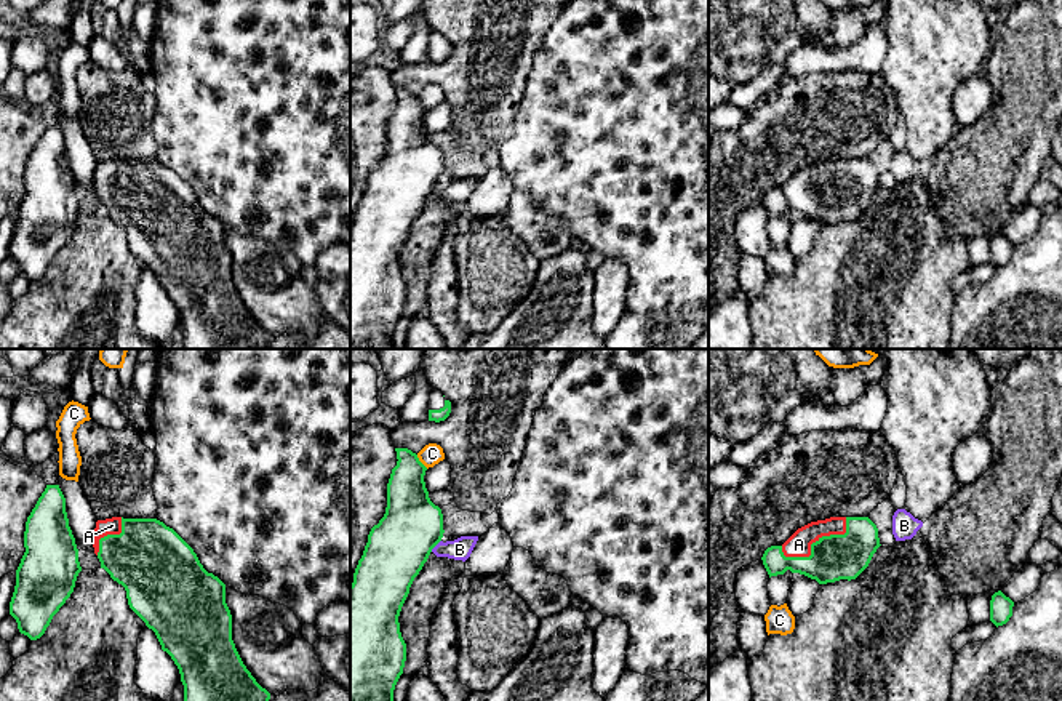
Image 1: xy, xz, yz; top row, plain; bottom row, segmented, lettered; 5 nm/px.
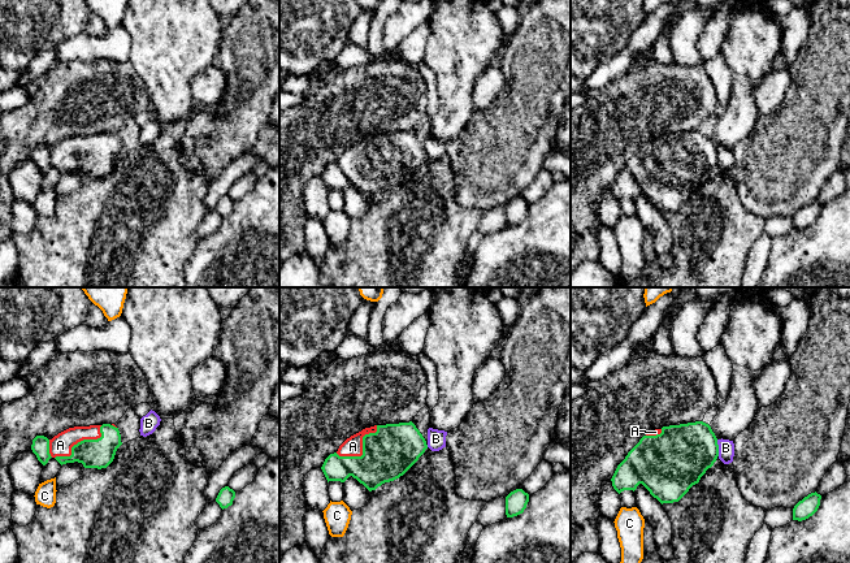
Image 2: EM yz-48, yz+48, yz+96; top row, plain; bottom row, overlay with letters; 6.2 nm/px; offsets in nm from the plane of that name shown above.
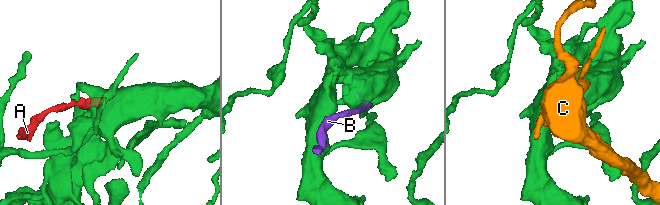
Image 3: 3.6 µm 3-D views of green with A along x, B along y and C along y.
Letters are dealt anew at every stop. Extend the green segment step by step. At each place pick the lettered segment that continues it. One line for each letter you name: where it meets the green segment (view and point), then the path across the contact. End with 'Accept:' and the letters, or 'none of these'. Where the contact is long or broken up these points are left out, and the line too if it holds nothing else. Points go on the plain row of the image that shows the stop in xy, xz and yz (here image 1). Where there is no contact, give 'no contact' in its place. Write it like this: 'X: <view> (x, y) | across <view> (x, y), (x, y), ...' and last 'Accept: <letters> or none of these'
A: yz (816, 183)
B: xz (435, 186)
Accept: A, B

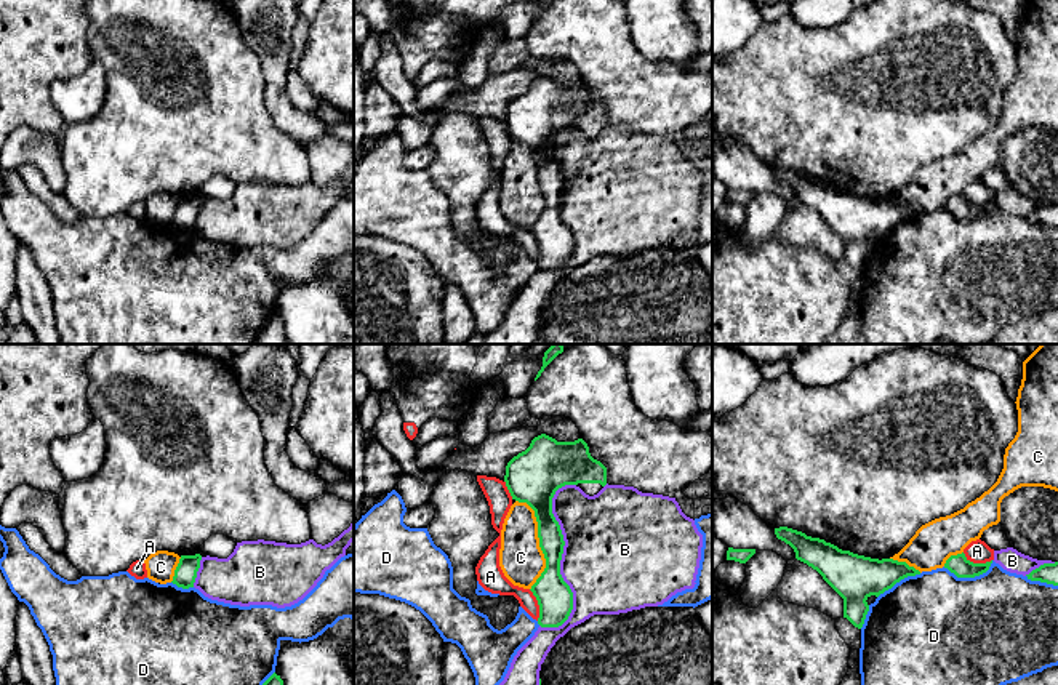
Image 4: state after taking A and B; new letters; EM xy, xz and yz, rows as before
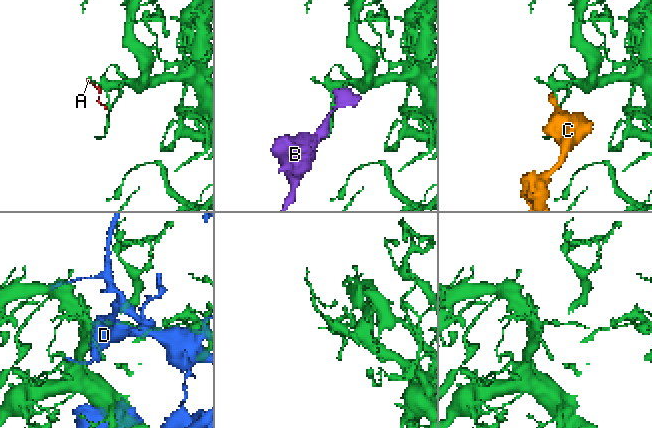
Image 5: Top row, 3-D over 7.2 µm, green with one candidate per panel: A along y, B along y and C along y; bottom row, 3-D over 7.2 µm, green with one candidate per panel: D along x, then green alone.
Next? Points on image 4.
Accept: none of these

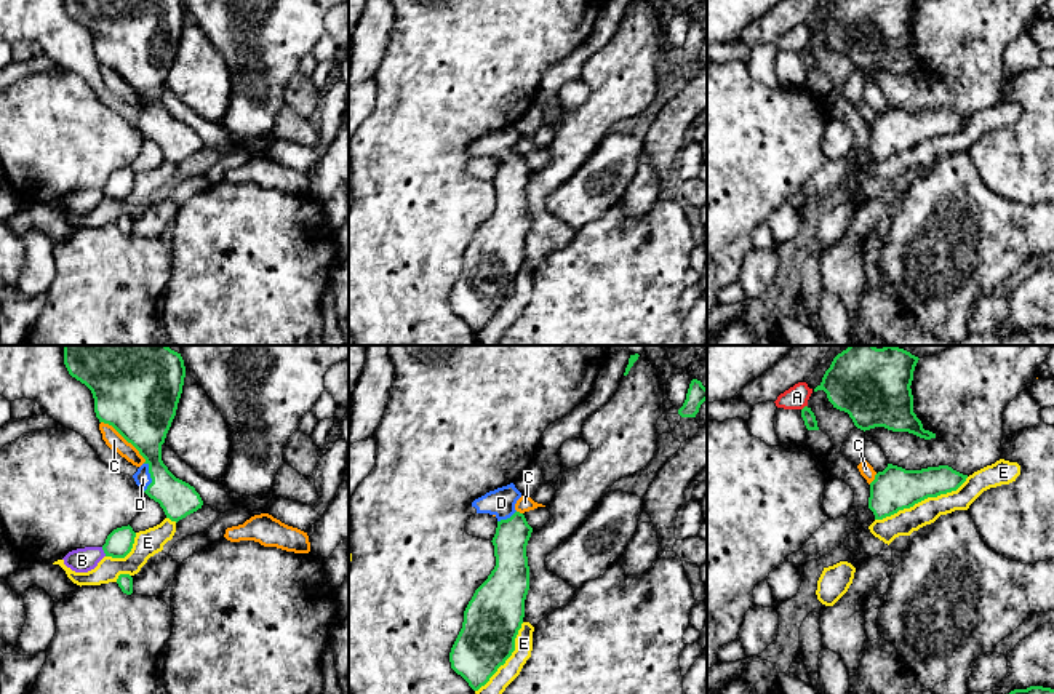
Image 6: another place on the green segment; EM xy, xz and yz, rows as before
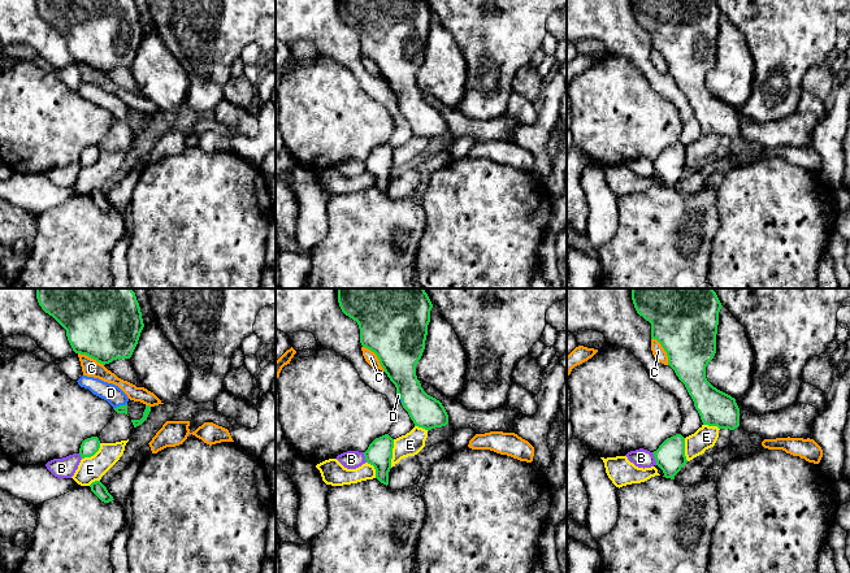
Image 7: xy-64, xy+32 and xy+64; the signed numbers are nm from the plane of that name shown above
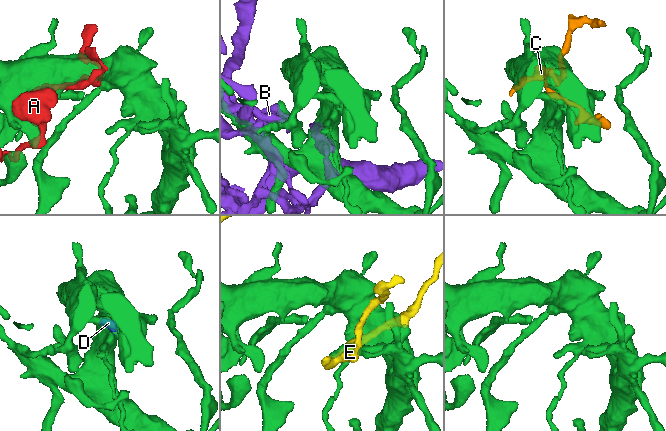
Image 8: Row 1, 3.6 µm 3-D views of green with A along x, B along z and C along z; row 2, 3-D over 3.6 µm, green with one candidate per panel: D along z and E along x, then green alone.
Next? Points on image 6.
D: xy (151, 119) | across xy (146, 69), (151, 91), (151, 119), (143, 120)
Accept: D

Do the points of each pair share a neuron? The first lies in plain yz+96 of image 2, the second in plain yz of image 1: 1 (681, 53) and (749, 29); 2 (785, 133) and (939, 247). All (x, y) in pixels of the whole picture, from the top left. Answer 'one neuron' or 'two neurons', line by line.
1: one neuron
2: two neurons

